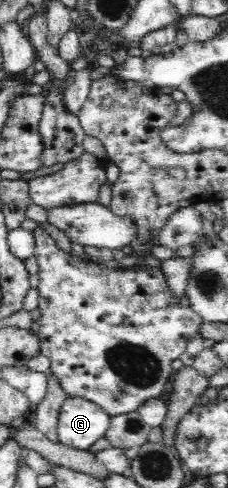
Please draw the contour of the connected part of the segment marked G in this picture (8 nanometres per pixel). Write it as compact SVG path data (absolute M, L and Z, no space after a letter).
M69 397L61 404L57 435L63 445L88 450L98 439L105 437L111 416L93 401Z

